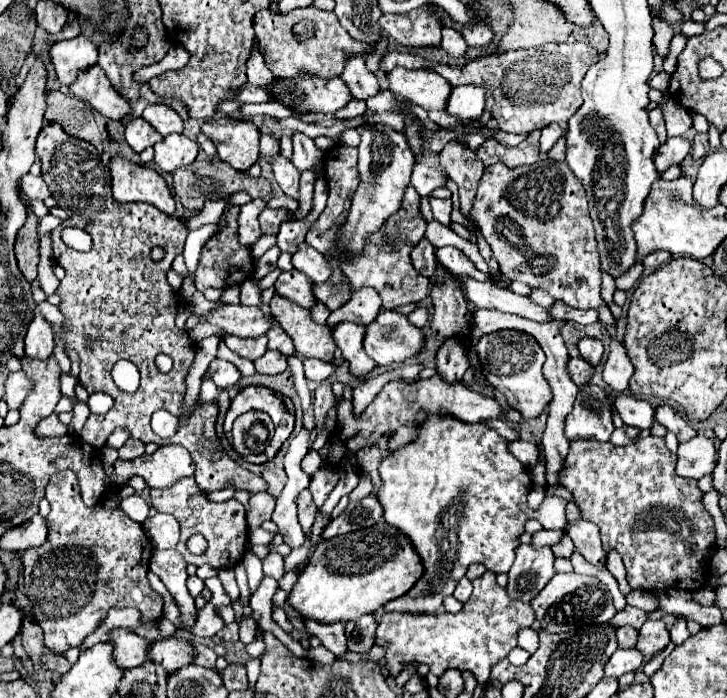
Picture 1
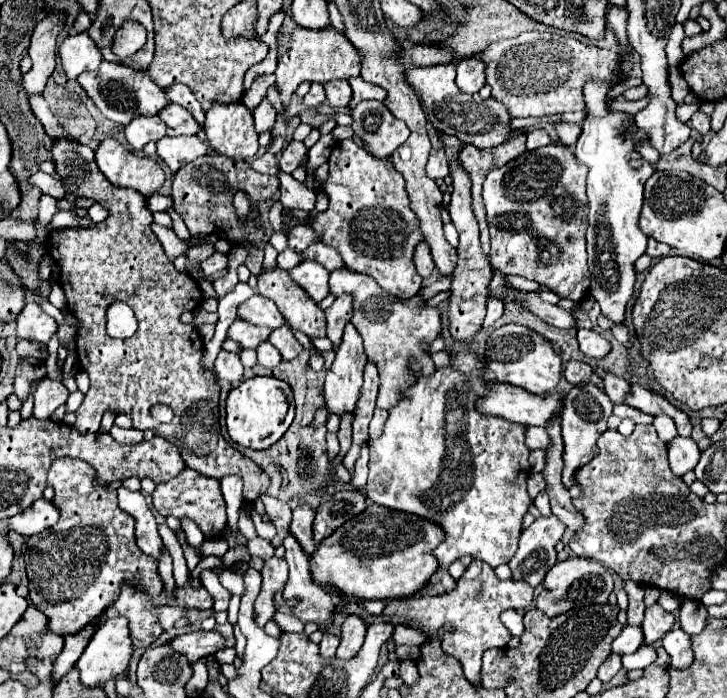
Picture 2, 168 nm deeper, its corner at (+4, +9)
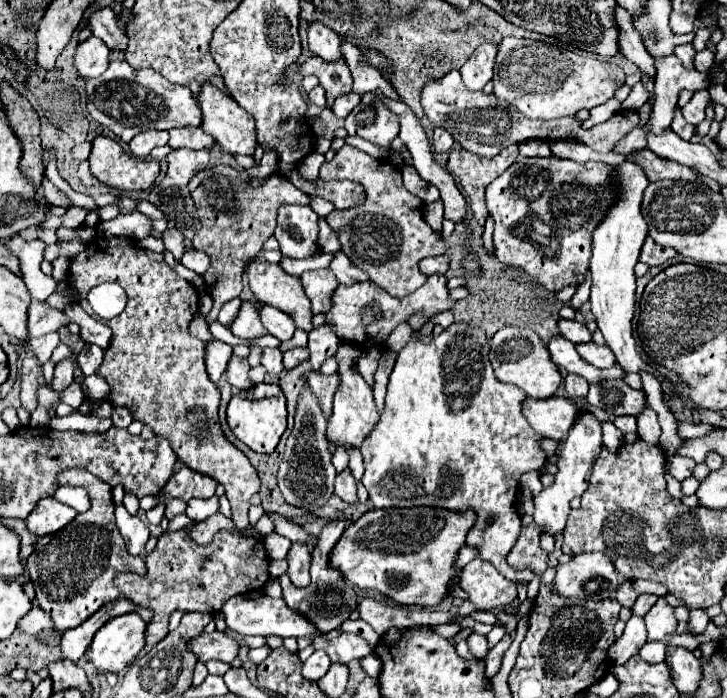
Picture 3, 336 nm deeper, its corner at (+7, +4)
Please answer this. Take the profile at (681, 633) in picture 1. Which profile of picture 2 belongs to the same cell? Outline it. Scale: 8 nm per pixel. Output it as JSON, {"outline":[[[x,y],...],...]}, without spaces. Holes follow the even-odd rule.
{"outline":[[[671,629],[663,641],[661,647],[671,655],[671,667],[673,669],[685,669],[693,663],[693,649],[691,649],[691,635],[687,635],[681,629]]]}

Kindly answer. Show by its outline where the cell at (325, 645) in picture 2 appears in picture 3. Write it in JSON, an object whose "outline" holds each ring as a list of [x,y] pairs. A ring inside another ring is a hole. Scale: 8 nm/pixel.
{"outline":[[[316,650],[306,662],[304,662],[304,668],[302,668],[302,674],[308,678],[308,680],[320,680],[328,668],[330,668],[330,658],[326,656],[326,652],[322,650]]]}

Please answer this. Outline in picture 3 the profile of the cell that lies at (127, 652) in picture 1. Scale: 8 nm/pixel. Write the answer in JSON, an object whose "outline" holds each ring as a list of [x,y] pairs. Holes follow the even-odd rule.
{"outline":[[[184,530],[164,532],[158,538],[156,550],[146,556],[146,566],[146,576],[124,572],[114,576],[114,586],[122,592],[122,598],[154,612],[144,632],[148,648],[156,646],[168,634],[168,618],[174,610],[218,614],[218,608],[222,608],[230,596],[258,590],[268,580],[264,544],[254,538],[234,536],[228,530],[218,530],[210,546],[194,544]]]}

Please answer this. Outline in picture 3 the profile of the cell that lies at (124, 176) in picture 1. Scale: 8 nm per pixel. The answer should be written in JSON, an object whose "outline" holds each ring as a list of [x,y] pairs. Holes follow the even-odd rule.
{"outline":[[[98,136],[92,142],[92,152],[88,162],[90,162],[90,172],[102,184],[124,192],[150,190],[160,172],[156,160],[132,158],[122,150],[122,146],[116,140],[108,136]]]}

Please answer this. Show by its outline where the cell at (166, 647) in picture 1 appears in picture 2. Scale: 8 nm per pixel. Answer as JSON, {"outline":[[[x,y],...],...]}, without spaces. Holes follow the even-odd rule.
{"outline":[[[191,631],[185,635],[179,635],[171,641],[173,649],[187,655],[189,663],[195,663],[199,659],[207,659],[209,655],[221,651],[227,647],[227,641],[217,631]]]}

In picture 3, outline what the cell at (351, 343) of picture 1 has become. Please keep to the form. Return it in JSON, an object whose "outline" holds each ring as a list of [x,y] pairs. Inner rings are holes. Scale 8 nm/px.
{"outline":[[[342,342],[338,352],[336,352],[336,362],[338,362],[338,376],[340,384],[334,392],[334,410],[332,416],[328,418],[328,440],[334,442],[336,446],[354,446],[360,448],[362,440],[370,434],[374,424],[378,422],[378,412],[374,406],[372,398],[372,388],[362,380],[360,372],[356,370],[356,362],[360,358],[360,350],[354,348],[352,344]]]}

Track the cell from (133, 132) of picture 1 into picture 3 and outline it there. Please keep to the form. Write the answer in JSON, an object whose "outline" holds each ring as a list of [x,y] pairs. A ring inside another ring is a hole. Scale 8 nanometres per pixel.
{"outline":[[[148,130],[130,140],[130,150],[136,158],[146,158],[156,146],[164,146],[168,142],[168,132],[162,130]]]}

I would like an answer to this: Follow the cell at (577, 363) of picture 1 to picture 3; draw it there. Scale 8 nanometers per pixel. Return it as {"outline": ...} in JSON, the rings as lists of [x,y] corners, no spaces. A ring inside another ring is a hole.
{"outline":[[[566,374],[564,388],[570,394],[570,398],[584,398],[588,394],[588,382],[582,380],[578,374]]]}

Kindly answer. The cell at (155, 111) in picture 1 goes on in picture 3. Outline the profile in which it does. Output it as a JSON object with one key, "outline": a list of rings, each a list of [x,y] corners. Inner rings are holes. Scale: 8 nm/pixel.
{"outline":[[[180,126],[180,128],[172,128],[170,130],[170,142],[172,148],[192,148],[192,150],[200,150],[200,148],[210,148],[214,144],[212,136],[206,136],[200,128],[196,126]]]}

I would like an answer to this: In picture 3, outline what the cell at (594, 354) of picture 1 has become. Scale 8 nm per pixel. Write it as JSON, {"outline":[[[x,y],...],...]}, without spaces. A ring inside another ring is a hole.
{"outline":[[[586,342],[586,344],[578,344],[576,350],[588,364],[594,364],[596,368],[612,368],[616,362],[614,352],[608,346],[598,346],[594,342]]]}

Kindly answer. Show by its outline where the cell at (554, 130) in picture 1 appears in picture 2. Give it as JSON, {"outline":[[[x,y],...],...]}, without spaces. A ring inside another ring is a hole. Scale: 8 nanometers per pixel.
{"outline":[[[535,129],[531,133],[527,133],[527,149],[537,149],[541,145],[549,145],[551,139],[543,129]]]}

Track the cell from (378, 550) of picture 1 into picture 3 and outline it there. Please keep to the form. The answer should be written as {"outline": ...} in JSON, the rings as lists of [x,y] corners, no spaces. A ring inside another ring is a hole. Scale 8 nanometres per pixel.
{"outline":[[[374,508],[352,522],[330,552],[330,568],[338,570],[360,590],[376,590],[400,606],[436,606],[444,596],[448,596],[456,554],[464,546],[466,532],[472,528],[476,516],[474,512],[456,514],[442,508],[406,508],[398,512],[402,512],[402,516],[392,518],[392,510]]]}

